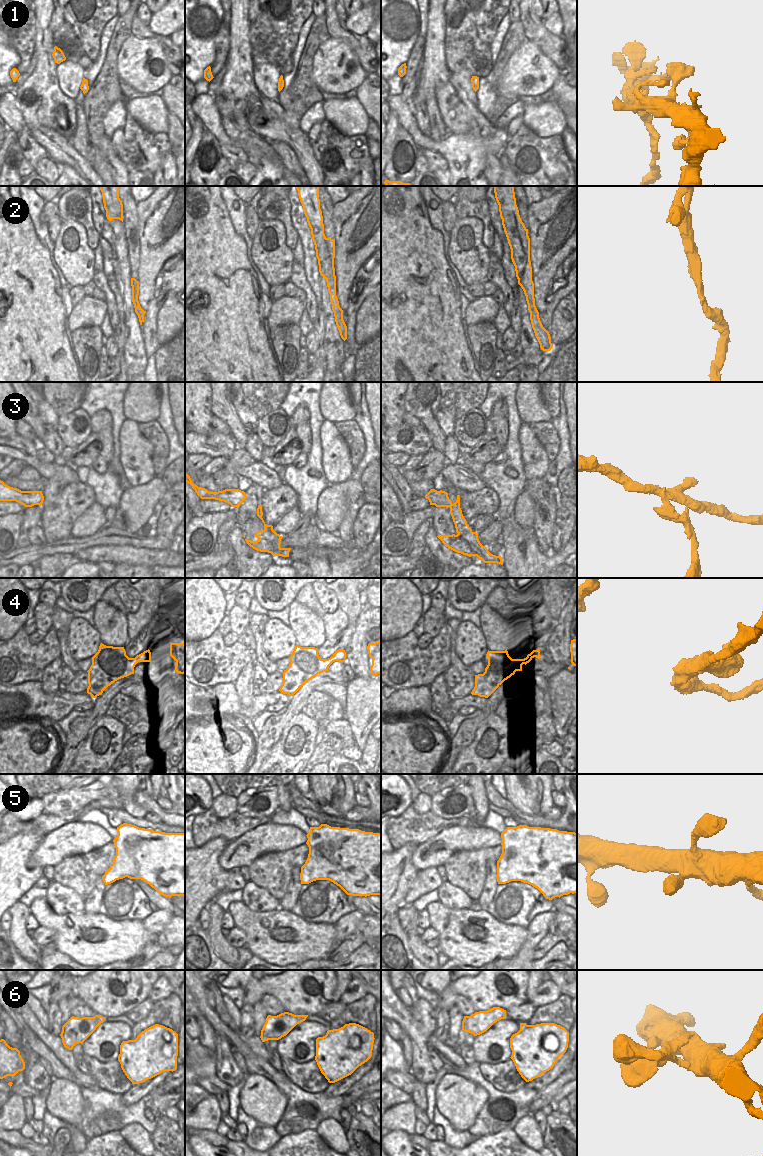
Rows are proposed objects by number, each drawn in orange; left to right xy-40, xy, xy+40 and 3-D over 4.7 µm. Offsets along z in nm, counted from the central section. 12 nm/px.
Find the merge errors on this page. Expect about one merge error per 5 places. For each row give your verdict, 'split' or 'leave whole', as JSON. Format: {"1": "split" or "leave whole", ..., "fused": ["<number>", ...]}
{"1": "leave whole", "2": "leave whole", "3": "split", "4": "split", "5": "leave whole", "6": "leave whole", "fused": ["3", "4"]}

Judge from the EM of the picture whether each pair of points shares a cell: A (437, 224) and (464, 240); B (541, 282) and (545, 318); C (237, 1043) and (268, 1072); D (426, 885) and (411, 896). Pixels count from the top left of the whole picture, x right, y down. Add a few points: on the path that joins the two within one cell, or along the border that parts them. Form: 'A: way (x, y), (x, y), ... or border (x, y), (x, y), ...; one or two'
A: border (449, 232), (447, 255); two
B: border (550, 289), (546, 298), (546, 308), (539, 313); two
C: way (245, 1051), (260, 1066); one
D: way (422, 885), (415, 892); one

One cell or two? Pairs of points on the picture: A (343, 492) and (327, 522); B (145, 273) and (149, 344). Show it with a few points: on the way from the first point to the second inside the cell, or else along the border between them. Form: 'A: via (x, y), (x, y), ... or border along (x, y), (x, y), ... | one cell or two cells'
A: via (336, 499), (331, 505), (329, 515) | one cell
B: border along (155, 287), (153, 297), (146, 311) | two cells

